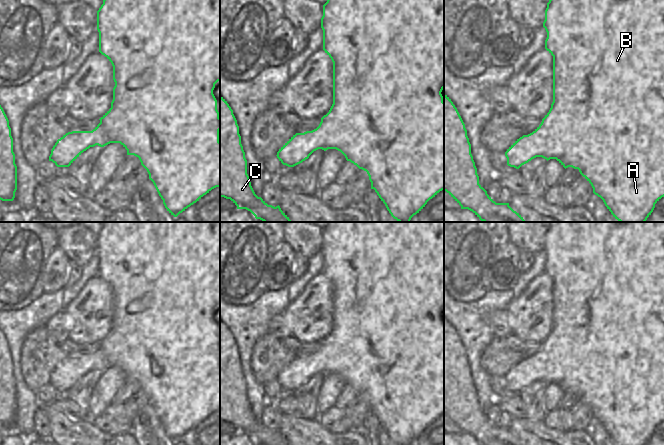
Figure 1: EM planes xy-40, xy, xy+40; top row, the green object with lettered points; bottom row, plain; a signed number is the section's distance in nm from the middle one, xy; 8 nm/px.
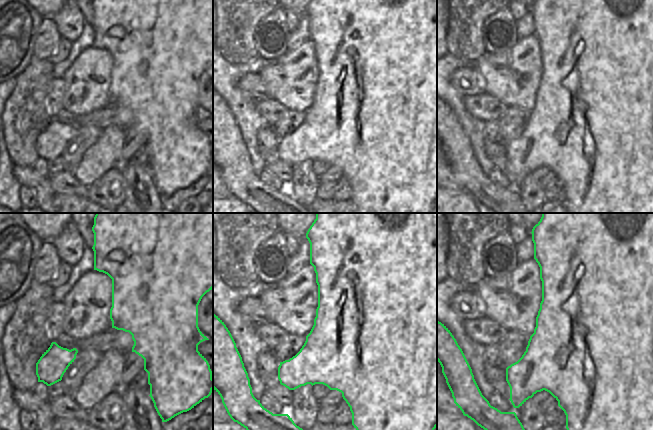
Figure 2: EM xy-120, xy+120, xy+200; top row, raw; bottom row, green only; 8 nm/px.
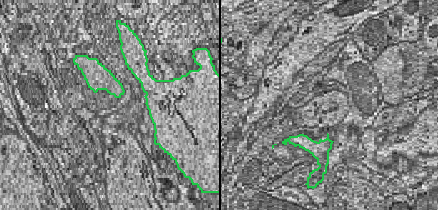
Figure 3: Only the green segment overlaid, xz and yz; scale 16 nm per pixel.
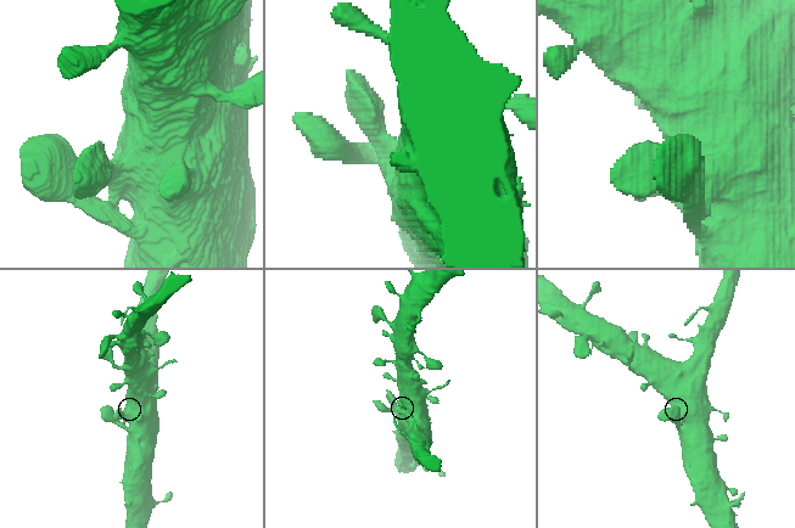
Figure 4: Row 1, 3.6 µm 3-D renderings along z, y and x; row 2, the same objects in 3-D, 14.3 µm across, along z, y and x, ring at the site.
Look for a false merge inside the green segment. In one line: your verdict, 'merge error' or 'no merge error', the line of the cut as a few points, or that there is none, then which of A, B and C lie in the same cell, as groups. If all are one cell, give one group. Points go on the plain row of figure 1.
no merge error | no cut | A B C

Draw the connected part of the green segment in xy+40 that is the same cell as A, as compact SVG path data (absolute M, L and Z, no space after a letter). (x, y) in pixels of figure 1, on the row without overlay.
M550 222L545 234L543 251L547 256L545 273L553 280L553 326L541 348L530 358L517 363L505 376L507 389L519 393L536 381L547 385L556 383L565 393L578 393L580 398L591 408L593 417L600 421L613 441L618 445L646 445L655 432L655 428L664 421L664 222Z

